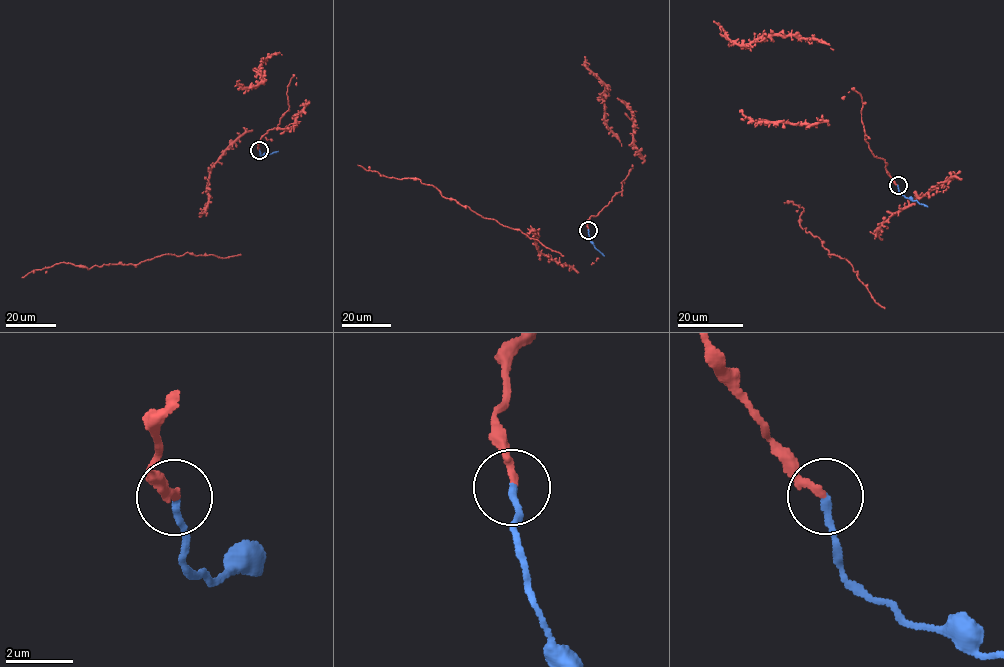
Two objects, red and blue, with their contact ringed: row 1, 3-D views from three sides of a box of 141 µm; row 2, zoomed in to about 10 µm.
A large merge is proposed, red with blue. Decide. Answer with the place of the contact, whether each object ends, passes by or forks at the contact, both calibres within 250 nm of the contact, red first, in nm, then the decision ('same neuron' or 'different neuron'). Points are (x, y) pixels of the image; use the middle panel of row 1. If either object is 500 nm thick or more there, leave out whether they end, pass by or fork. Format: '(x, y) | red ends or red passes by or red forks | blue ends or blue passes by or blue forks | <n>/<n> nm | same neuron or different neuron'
(588, 230) | red ends | blue ends | 200/200 nm | same neuron

